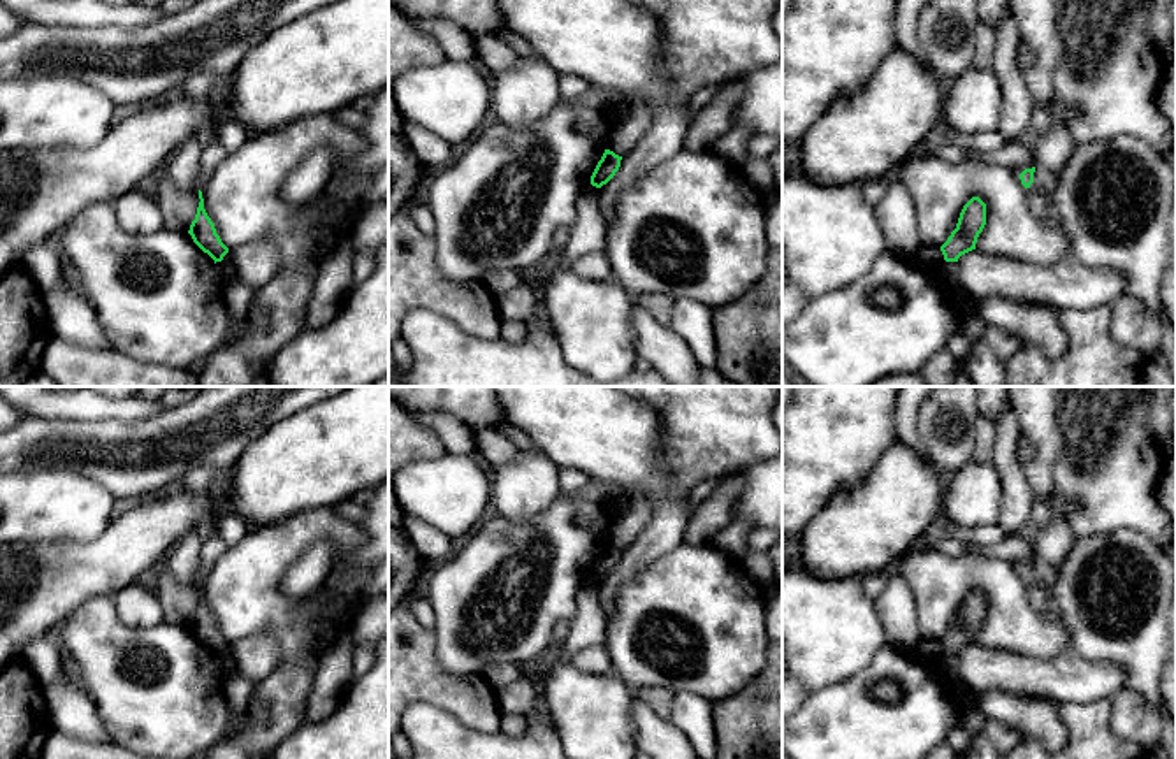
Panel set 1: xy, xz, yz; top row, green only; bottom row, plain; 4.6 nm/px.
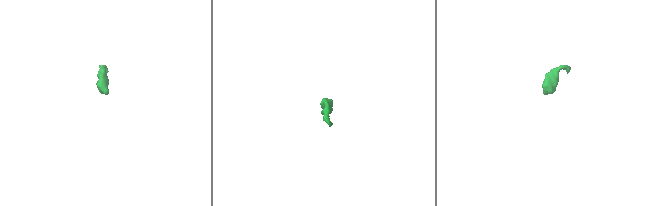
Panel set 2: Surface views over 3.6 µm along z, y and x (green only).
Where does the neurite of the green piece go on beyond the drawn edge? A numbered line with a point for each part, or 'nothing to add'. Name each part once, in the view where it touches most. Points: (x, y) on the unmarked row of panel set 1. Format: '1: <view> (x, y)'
1: yz (1045, 575)

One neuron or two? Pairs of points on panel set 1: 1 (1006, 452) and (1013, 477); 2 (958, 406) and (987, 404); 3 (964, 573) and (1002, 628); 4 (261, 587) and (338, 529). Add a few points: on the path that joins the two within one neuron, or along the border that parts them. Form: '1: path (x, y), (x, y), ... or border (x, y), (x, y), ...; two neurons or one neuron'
1: path (1006, 457), (1011, 471); one neuron
2: border (976, 404), (980, 413); two neurons
3: path (980, 578), (1002, 601), (1002, 612); one neuron
4: path (269, 564), (304, 529), (315, 529); one neuron

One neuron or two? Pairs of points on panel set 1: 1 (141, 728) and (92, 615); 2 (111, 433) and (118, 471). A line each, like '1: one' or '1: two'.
1: one
2: one

